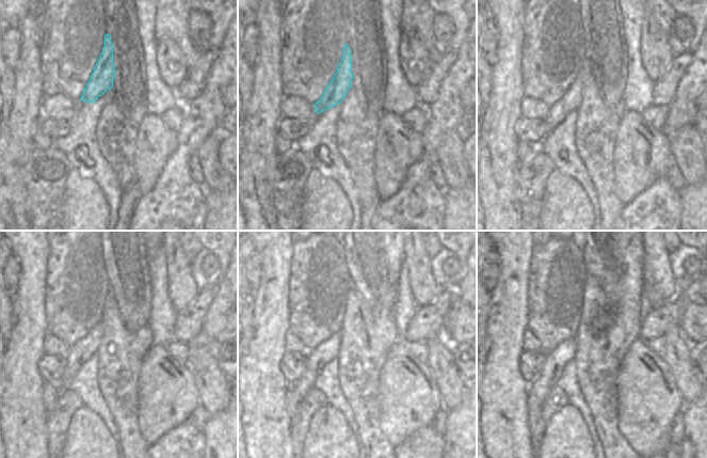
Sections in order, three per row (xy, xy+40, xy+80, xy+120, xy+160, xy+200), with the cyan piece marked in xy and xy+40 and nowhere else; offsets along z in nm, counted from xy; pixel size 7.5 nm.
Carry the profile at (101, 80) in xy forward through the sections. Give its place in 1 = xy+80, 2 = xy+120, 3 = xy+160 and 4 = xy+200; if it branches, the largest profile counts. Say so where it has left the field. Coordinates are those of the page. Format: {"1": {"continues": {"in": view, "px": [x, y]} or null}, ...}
{"1": {"continues": {"in": "xy+80", "px": [571, 100]}}, "2": {"continues": {"in": "xy+120", "px": [78, 353]}}, "3": {"continues": {"in": "xy+160", "px": [315, 360]}}, "4": {"continues": {"in": "xy+200", "px": [556, 360]}}}

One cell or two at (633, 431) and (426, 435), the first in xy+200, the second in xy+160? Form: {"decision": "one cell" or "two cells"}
{"decision": "two cells"}

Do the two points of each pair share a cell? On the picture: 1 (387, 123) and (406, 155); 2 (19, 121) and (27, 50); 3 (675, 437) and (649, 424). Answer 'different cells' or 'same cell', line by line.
1: same cell
2: same cell
3: different cells

